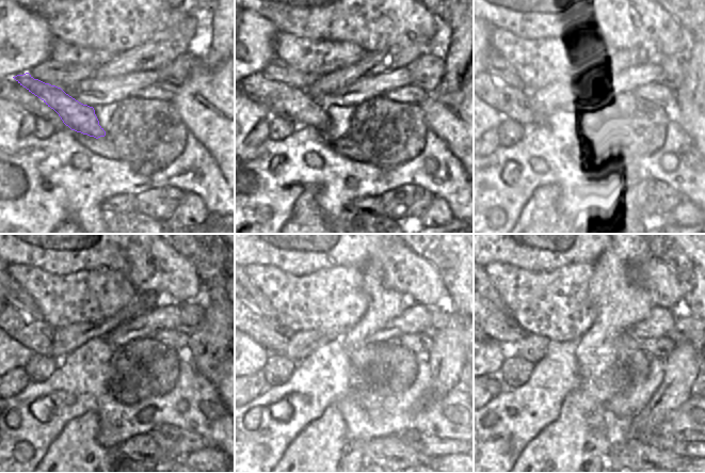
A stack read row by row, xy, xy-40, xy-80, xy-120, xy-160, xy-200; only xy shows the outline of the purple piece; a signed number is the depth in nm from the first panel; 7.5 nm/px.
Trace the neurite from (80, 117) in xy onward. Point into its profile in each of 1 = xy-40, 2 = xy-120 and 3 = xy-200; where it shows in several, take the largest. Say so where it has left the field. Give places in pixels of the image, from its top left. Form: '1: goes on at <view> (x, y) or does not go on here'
1: goes on at xy-40 (282, 99)
2: goes on at xy-120 (36, 335)
3: goes on at xy-200 (500, 326)

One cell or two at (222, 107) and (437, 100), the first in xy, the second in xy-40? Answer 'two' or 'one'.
one

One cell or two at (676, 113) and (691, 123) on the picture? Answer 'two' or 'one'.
one

